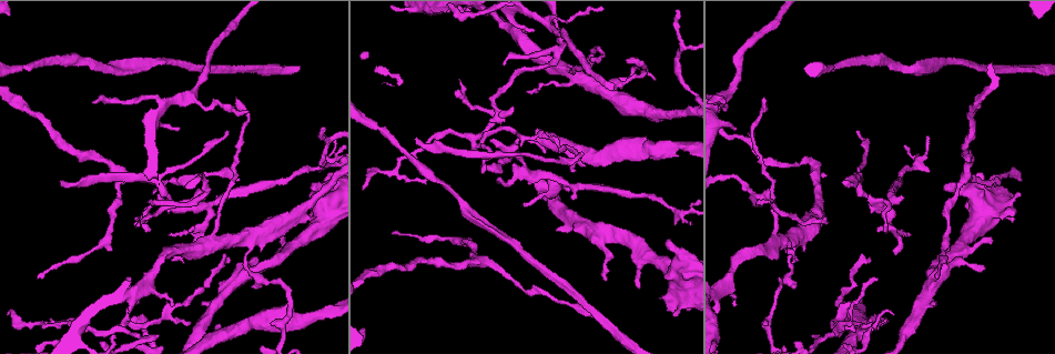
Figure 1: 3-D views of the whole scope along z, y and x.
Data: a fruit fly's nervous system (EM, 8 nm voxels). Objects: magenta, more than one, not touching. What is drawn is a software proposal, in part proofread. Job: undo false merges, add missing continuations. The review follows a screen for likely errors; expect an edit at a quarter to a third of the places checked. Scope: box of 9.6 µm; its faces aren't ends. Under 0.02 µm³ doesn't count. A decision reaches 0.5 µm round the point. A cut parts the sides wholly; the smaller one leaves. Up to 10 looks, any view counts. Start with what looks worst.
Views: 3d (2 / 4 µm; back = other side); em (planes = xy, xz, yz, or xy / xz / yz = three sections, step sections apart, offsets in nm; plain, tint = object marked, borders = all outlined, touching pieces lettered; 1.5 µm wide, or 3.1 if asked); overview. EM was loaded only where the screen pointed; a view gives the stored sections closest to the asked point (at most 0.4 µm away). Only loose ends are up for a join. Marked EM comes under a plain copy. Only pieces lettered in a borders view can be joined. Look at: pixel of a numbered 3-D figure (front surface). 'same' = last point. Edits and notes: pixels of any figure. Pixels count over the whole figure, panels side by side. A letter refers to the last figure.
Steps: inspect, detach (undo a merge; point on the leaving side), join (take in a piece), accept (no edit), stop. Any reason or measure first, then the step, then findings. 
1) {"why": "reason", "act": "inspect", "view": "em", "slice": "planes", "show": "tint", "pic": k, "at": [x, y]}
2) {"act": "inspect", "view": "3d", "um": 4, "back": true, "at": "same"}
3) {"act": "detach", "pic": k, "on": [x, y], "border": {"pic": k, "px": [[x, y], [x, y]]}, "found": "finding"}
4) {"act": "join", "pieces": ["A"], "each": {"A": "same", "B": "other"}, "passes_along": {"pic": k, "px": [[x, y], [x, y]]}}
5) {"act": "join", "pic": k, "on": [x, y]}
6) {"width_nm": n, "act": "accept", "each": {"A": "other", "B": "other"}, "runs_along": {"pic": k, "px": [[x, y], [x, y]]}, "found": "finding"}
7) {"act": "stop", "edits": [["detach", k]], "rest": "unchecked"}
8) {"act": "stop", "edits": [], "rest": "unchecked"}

{"why": "thin end", "act": "inspect", "view": "em", "slice": "planes", "show": "borders", "pic": 1, "at": [151, 201]}

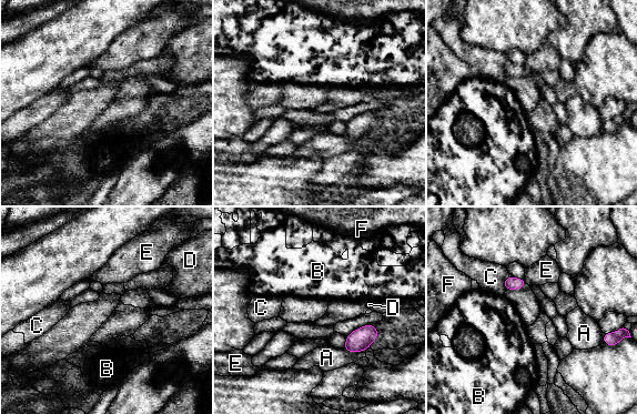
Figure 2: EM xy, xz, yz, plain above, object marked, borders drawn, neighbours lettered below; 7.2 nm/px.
{"act": "accept", "each": {"A": "other", "B": "other", "C": "other", "D": "other", "E": "other", "F": "other"}, "border": {"pic": 2, "px": [[508, 274], [504, 281], [505, 291]]}, "found": "none of them fits"}

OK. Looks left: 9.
{"why": "free end", "act": "inspect", "view": "em", "slice": "planes", "show": "borders", "pic": 1, "at": [856, 130]}

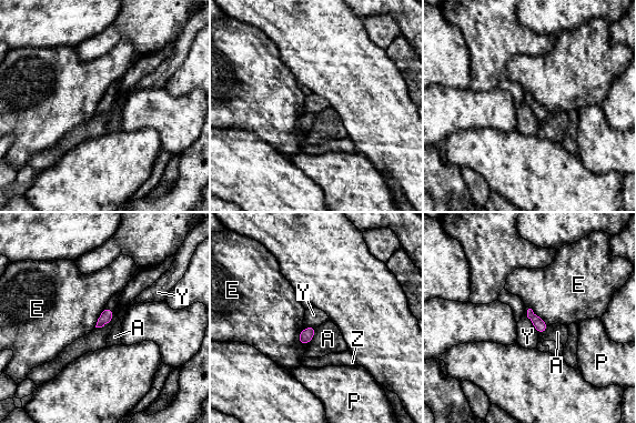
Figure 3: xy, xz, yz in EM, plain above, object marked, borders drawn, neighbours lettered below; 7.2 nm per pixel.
{"width_nm": 90, "act": "accept", "each": {"A": "other", "E": "other", "P": "other", "Y": "other", "Z": "other"}, "border": {"pic": 3, "px": [[304, 328], [298, 336], [300, 344]]}, "found": "no lettered piece goes on from it"}

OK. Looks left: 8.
{"why": "abrupt turn", "act": "inspect", "view": "em", "slice": "planes", "show": "borders", "pic": 1, "at": [160, 187]}

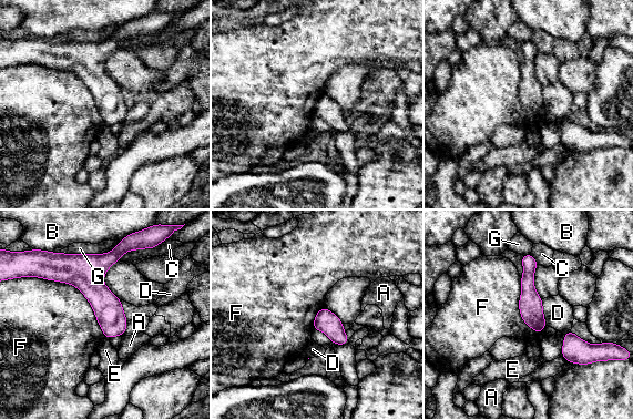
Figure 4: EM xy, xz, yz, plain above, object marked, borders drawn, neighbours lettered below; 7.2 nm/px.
{"act": "accept", "each": {"A": "other", "B": "other", "C": "other", "D": "other", "E": "other", "F": "other", "G": "other"}, "runs_along": {"pic": 4, "px": [[125, 239], [98, 271], [109, 335]]}, "found": "continuous, no second cell"}

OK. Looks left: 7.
{"why": "thick end", "act": "inspect", "view": "3d", "um": 2, "pic": 1, "at": [1019, 195]}

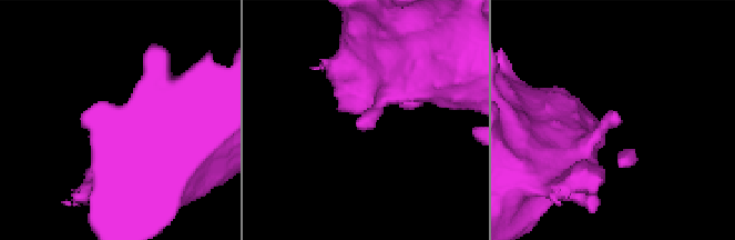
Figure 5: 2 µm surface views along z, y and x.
{"act": "inspect", "view": "em", "slice": "yz", "step": 8, "show": "borders", "pic": 5, "at": [358, 129]}

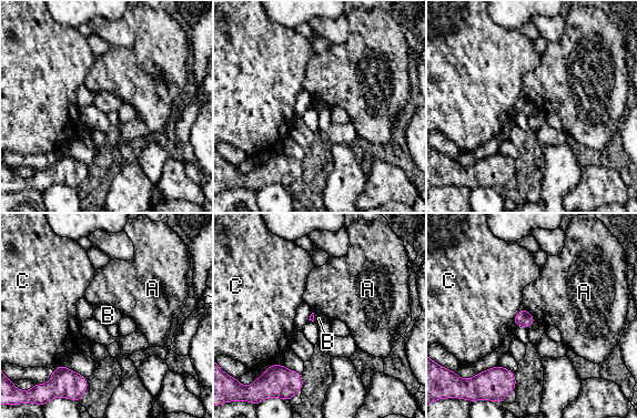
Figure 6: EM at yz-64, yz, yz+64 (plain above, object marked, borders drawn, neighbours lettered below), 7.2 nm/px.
{"act": "inspect", "view": "em", "slice": "planes", "show": "borders", "at": "same"}

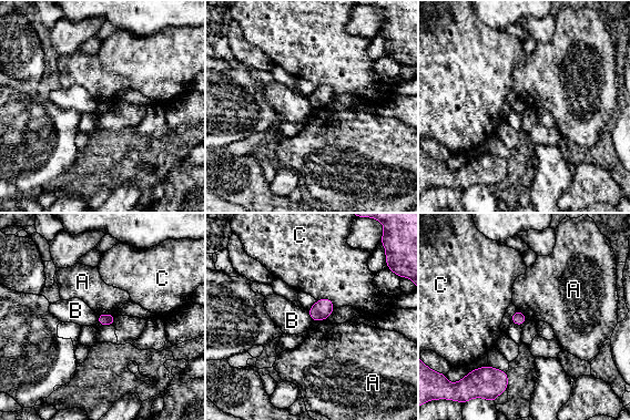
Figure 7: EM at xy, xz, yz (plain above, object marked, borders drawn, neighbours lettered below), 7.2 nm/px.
{"act": "accept", "each": {"A": "other", "B": "other", "C": "other"}, "border": {"pic": 7, "px": [[306, 310], [312, 320]]}, "found": "no lettered piece goes on from it"}

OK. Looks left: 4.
{"act": "stop", "edits": [], "rest": "unchecked"}

